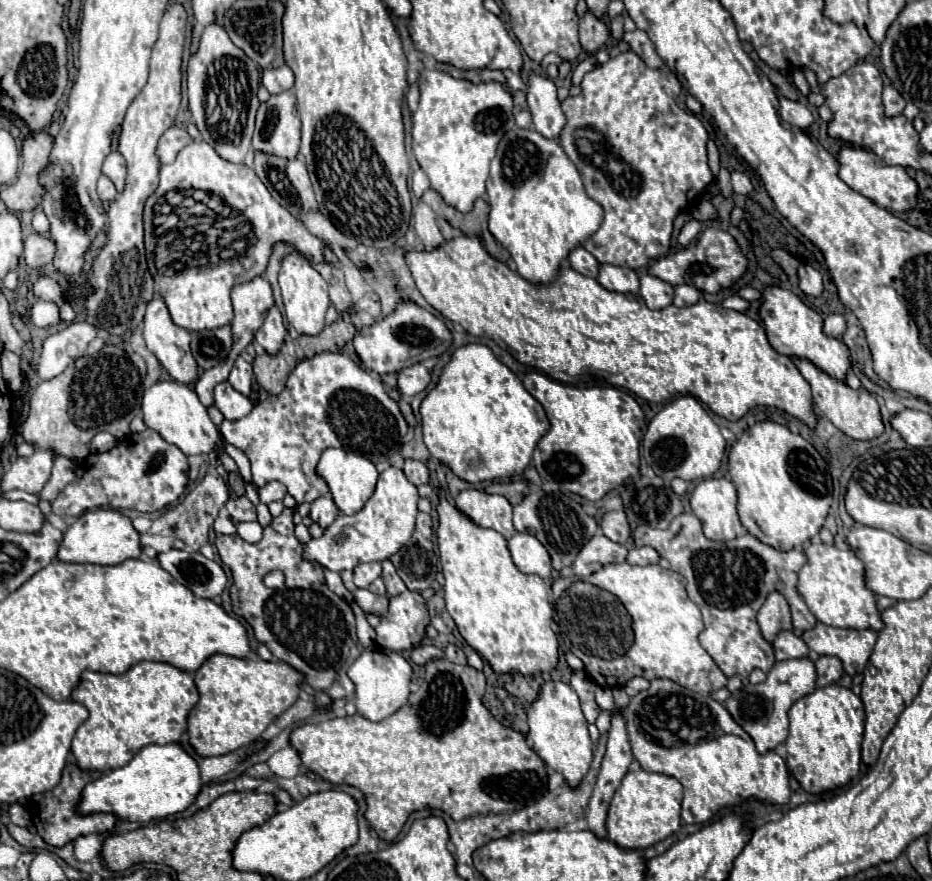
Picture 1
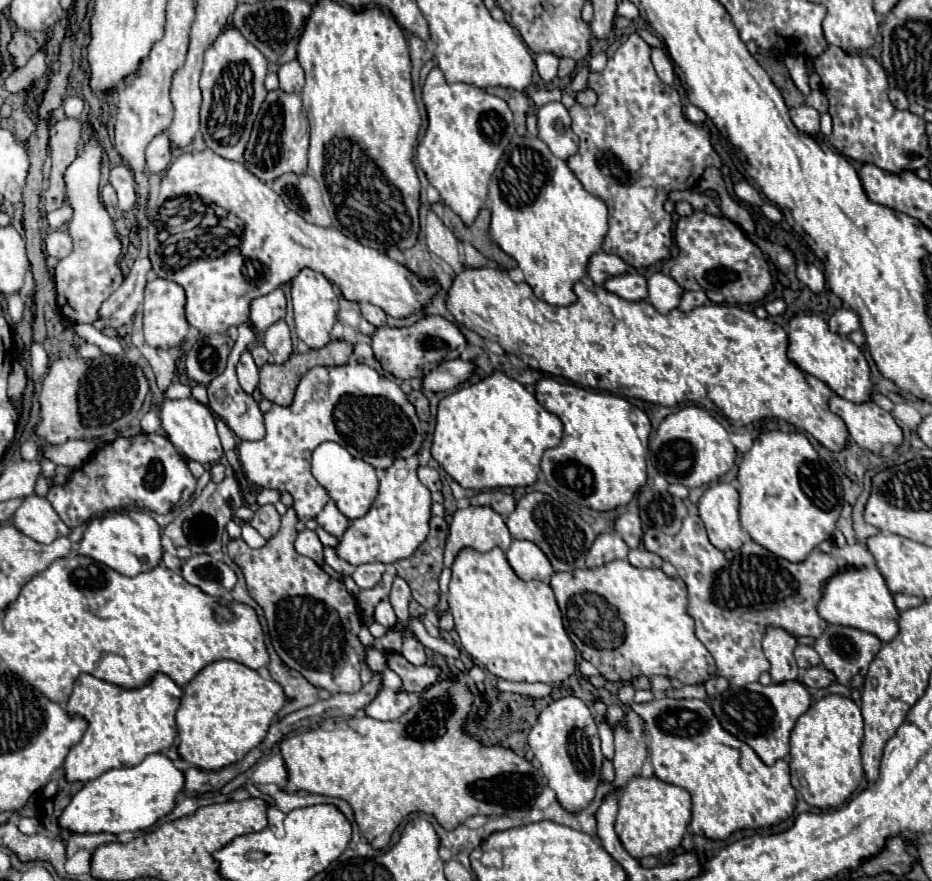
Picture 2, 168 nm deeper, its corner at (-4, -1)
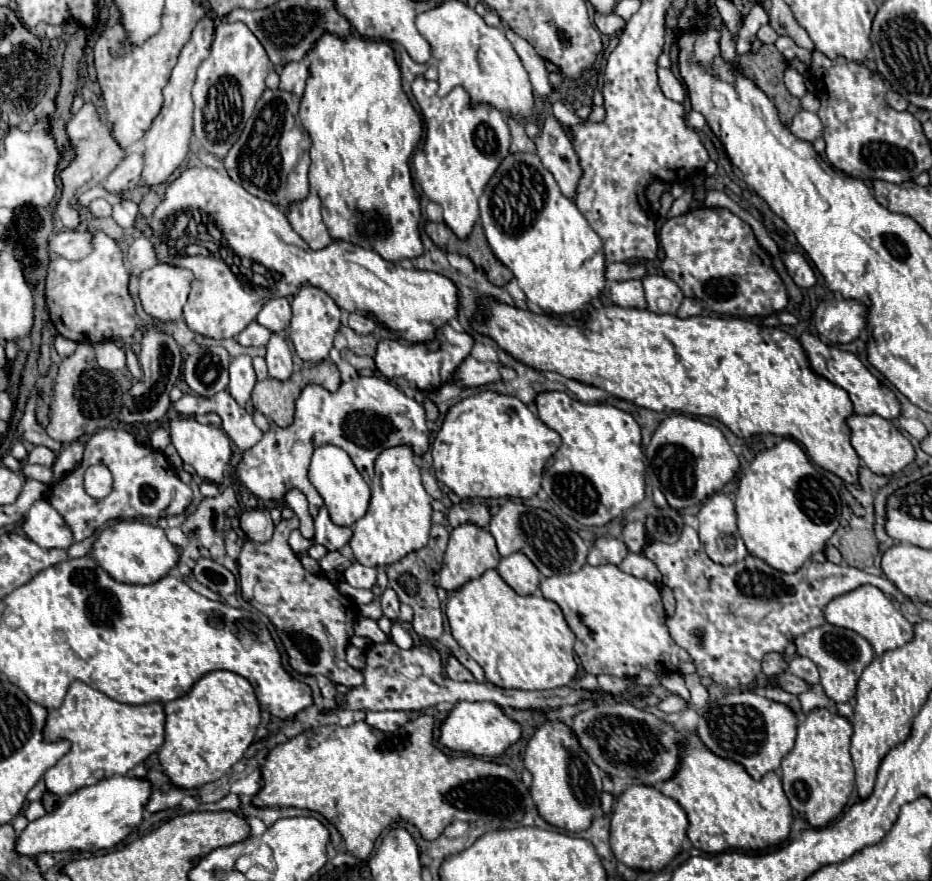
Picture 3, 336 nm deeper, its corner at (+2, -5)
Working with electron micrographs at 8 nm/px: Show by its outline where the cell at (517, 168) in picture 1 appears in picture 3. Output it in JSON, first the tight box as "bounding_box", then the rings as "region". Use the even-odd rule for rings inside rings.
{"bounding_box":[479,153,605,313],"region":[[[509,153],[487,183],[487,189],[479,199],[479,209],[491,251],[505,267],[513,271],[529,301],[541,309],[551,309],[553,313],[573,313],[577,309],[587,309],[591,299],[599,297],[605,287],[603,241],[591,229],[575,201],[561,193],[557,181],[535,153]]]}

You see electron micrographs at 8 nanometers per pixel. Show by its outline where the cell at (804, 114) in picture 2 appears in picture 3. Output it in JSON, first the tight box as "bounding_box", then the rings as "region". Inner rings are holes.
{"bounding_box":[789,111,823,141],"region":[[[799,111],[799,113],[793,117],[789,129],[791,129],[793,135],[797,135],[797,137],[803,139],[803,141],[815,141],[817,137],[823,135],[821,121],[819,121],[819,117],[817,117],[815,113],[811,113],[811,111]]]}

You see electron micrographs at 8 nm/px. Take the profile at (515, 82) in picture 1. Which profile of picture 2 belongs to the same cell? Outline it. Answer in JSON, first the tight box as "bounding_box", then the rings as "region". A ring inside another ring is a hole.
{"bounding_box":[531,89,561,105],"region":[[[541,89],[541,91],[533,91],[531,99],[535,105],[543,105],[543,103],[551,103],[551,101],[561,101],[561,91],[559,89]]]}

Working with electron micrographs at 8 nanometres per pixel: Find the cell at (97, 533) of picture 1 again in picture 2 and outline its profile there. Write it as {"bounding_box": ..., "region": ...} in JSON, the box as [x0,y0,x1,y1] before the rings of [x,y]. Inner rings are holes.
{"bounding_box":[79,511,163,577],"region":[[[117,511],[99,519],[91,519],[83,541],[79,543],[79,553],[87,555],[121,575],[135,577],[139,573],[151,571],[161,563],[163,545],[161,545],[161,527],[145,511]]]}

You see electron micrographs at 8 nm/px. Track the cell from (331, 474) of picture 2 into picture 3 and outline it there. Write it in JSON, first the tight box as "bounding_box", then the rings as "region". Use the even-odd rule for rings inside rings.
{"bounding_box":[309,445,369,527],"region":[[[321,445],[315,449],[311,465],[309,465],[309,481],[319,491],[319,495],[325,501],[325,507],[329,509],[331,521],[335,525],[351,527],[357,519],[361,519],[367,513],[369,507],[369,485],[361,477],[361,473],[355,469],[349,455],[335,447],[335,445]]]}

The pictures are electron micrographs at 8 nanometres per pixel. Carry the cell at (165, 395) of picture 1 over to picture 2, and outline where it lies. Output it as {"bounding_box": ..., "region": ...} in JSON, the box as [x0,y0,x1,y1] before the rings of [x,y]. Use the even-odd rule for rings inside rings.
{"bounding_box":[159,397,225,465],"region":[[[193,397],[177,399],[177,401],[163,399],[159,411],[161,411],[163,431],[169,435],[169,441],[173,443],[173,447],[179,453],[183,453],[185,457],[189,457],[193,461],[199,461],[201,465],[213,465],[225,455],[219,435],[217,435],[217,429],[215,429],[215,419],[205,405],[201,405]]]}

